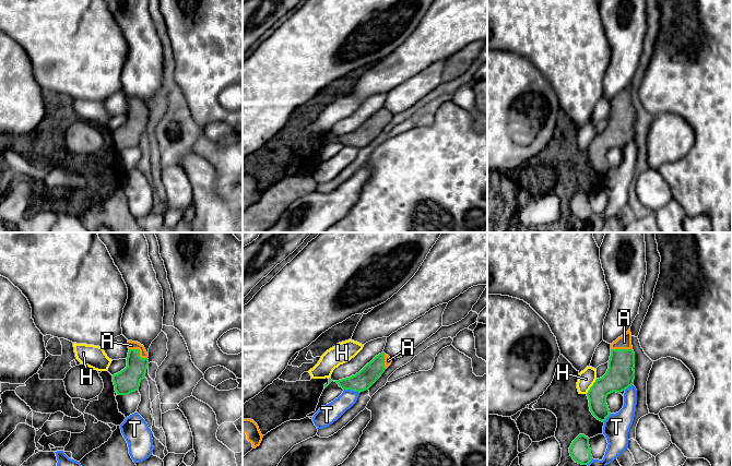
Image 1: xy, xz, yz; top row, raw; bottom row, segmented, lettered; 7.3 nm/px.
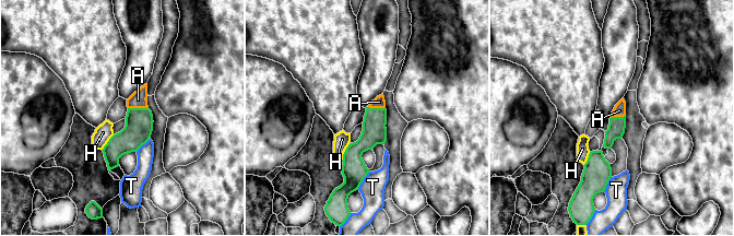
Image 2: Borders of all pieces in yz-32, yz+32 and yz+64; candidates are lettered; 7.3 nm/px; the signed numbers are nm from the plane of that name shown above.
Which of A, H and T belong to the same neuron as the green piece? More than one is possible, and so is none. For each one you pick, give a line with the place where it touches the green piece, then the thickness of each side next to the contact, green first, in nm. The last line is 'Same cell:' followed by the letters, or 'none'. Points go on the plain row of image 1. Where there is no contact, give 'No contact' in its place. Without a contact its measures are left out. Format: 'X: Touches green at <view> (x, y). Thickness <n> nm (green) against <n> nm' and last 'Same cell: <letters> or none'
A: Touches green at xy (139, 107). Thickness 180 nm (green) against 60 nm
Same cell: A

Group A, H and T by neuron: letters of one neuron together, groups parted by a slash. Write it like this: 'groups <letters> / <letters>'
groups A / H / T

